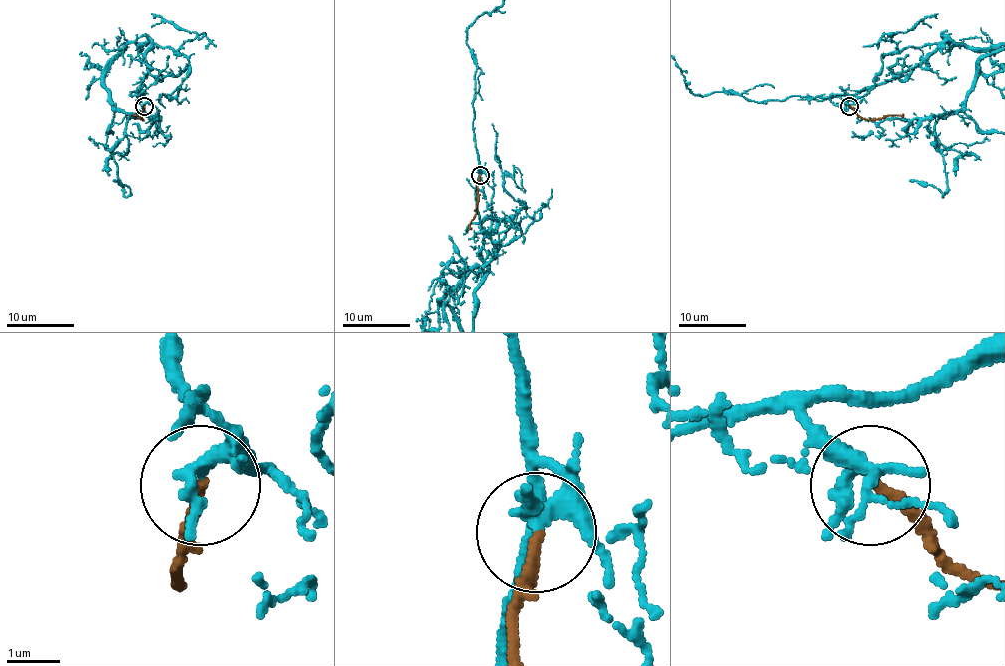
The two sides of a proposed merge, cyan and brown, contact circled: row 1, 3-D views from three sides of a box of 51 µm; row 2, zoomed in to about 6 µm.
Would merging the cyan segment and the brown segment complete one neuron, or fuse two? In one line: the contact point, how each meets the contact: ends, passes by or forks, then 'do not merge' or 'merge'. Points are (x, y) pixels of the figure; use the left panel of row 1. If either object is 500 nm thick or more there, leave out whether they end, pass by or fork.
(144, 106) | cyan forks | brown ends | merge

